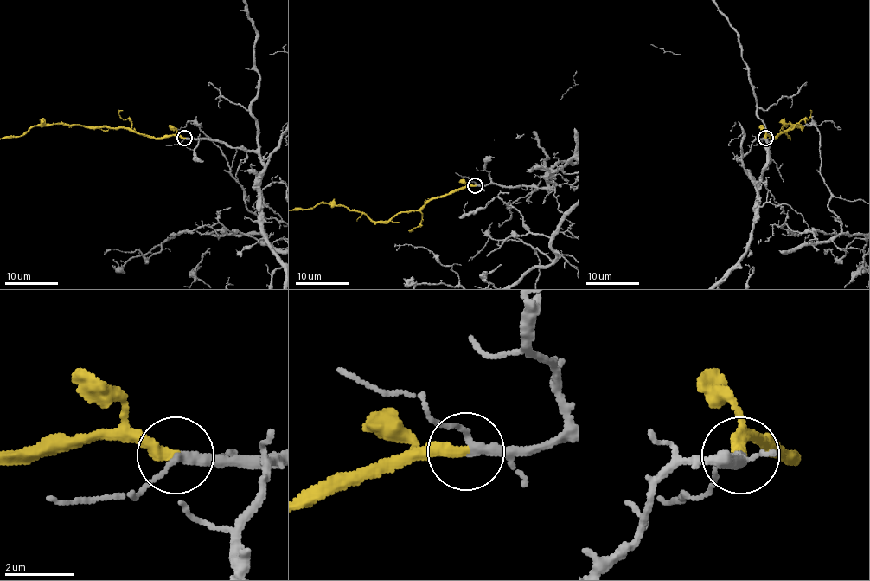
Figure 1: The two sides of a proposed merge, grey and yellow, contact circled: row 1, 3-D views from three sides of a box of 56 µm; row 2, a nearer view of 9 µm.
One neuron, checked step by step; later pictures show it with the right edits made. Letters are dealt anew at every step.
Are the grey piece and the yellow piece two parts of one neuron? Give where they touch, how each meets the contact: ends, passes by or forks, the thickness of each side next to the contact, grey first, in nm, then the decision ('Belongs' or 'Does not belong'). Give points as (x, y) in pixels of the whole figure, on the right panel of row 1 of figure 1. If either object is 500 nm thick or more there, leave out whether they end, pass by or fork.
Place: (765, 138). At the ring grey passes by. At the ring yellow ends. Thickness 240 nm (grey) against 360 nm. Belongs

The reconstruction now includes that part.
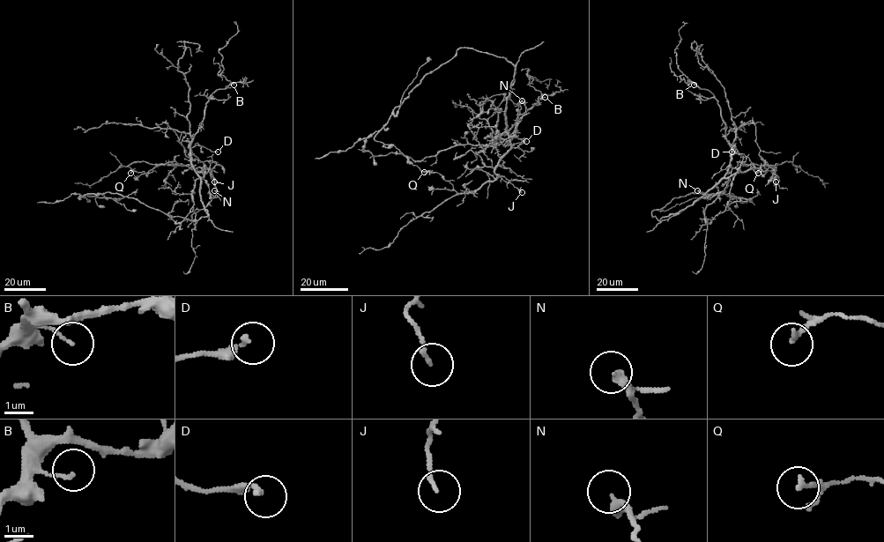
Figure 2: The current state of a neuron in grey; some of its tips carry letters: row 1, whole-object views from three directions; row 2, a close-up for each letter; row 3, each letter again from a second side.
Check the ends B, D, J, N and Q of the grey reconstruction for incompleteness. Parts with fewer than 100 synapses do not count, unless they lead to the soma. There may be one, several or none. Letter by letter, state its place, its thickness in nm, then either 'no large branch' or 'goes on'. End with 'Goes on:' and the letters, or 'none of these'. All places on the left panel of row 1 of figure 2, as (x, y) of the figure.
B: (234, 85) | 100 nm | no large branch
D: (218, 152) | 220 nm | no large branch
J: (214, 181) | 130 nm | no large branch
N: (214, 190) | 320 nm | no large branch
Q: (130, 173) | 180 nm | no large branch
Goes on: none of these

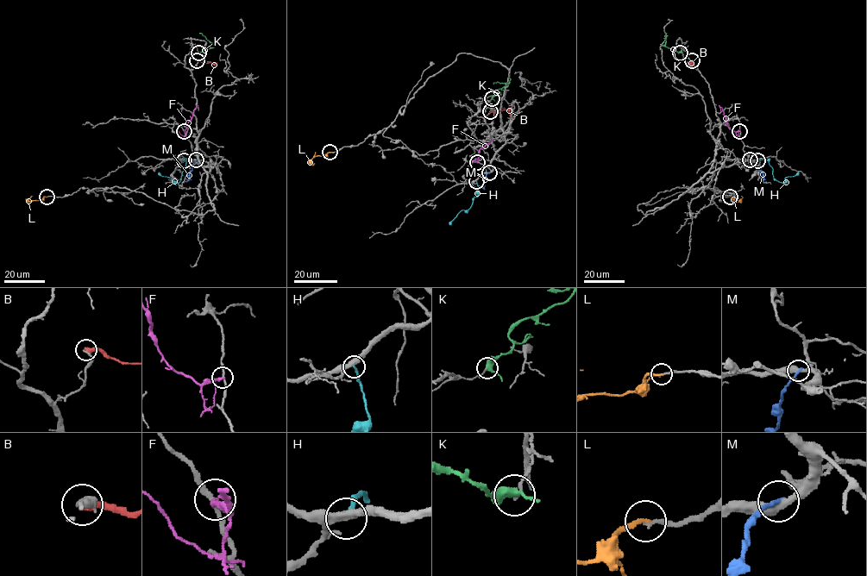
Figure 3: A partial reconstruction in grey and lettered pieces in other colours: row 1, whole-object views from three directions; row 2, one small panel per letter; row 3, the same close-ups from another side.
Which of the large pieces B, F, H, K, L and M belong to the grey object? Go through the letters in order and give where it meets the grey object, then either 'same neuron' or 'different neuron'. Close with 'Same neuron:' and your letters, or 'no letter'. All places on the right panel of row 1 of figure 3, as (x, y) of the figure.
B: meets grey at (692, 60); different neuron
F: meets grey at (739, 131); different neuron
H: meets grey at (757, 160); different neuron
K: meets grey at (680, 53); different neuron
L: meets grey at (730, 197); same neuron
M: meets grey at (750, 159); different neuron
Same neuron: L

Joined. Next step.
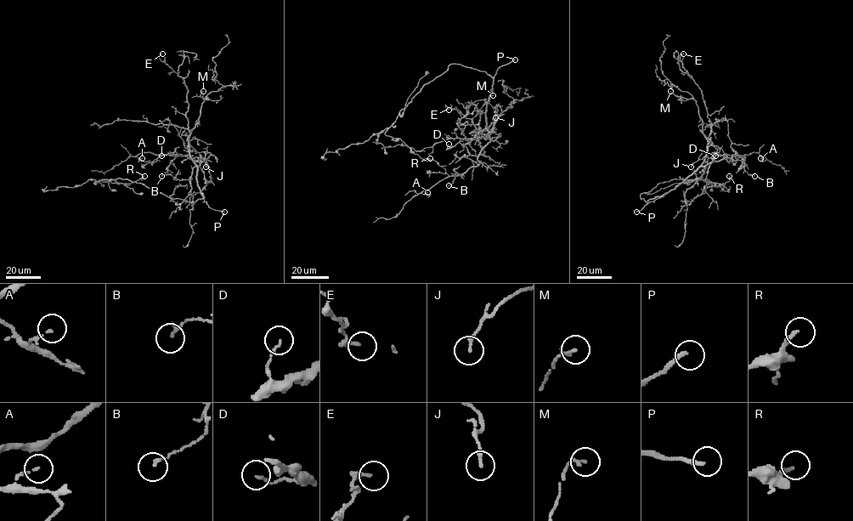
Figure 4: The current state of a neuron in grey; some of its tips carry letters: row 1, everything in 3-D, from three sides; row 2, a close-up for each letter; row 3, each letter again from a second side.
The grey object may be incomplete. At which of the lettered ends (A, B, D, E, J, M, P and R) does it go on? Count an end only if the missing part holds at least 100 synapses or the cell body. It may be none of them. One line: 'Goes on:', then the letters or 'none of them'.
Goes on: P

